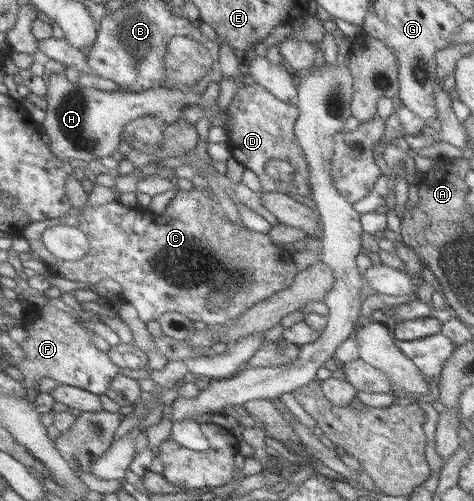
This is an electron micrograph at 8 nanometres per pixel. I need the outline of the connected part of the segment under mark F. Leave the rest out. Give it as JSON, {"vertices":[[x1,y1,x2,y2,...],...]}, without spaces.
{"vertices":[[47,302,42,306,26,303,21,315,20,327,26,336,18,342,21,361,17,369,22,374,25,388,37,388,40,378,52,378,58,385,73,386,99,395,105,394,110,381,120,375,120,368,108,358,106,352,92,344,89,330,78,324,79,317,59,311]]}

